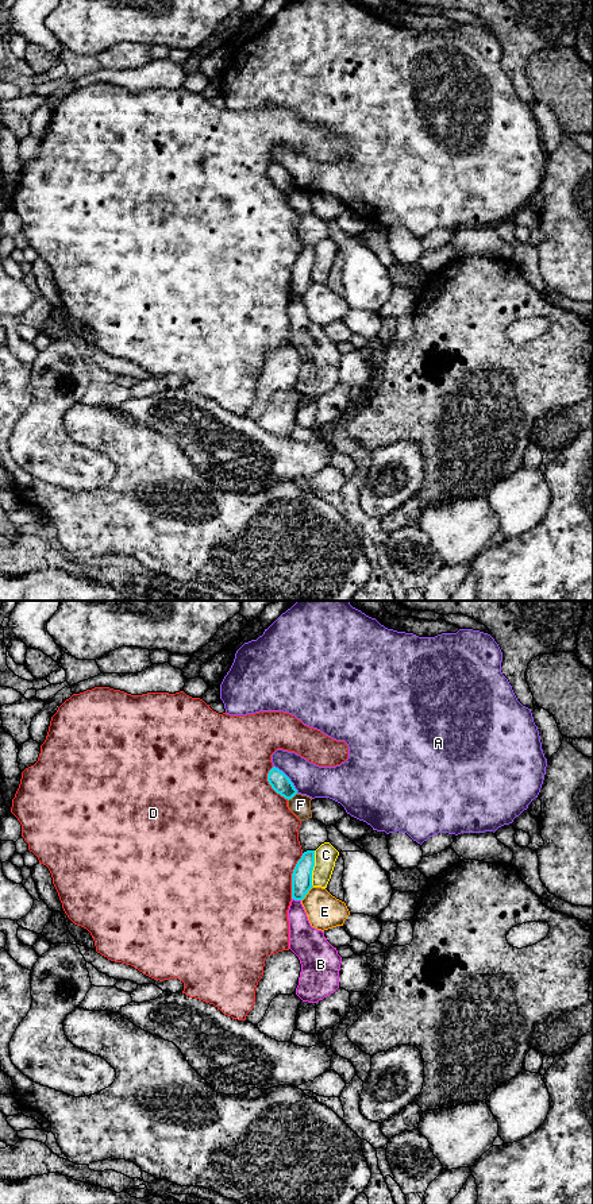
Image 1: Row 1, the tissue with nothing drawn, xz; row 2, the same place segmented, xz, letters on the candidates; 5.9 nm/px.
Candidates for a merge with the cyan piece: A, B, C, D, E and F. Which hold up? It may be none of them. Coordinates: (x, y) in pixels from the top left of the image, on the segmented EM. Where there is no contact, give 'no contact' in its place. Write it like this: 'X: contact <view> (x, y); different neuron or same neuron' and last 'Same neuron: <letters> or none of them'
A: contact xz (288, 778); different neuron
B: contact xz (296, 899); different neuron
C: contact xz (312, 868); different neuron
D: contact xz (292, 876); different neuron
E: contact xz (307, 892); different neuron
F: contact xz (292, 797); different neuron
Same neuron: none of them

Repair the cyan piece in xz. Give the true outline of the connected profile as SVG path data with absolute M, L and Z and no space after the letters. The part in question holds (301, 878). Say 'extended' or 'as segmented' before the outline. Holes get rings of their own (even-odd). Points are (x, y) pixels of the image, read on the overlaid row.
as segmented; M307 850L297 861L292 873L292 899L303 900L312 885L312 871L315 867L315 850Z

